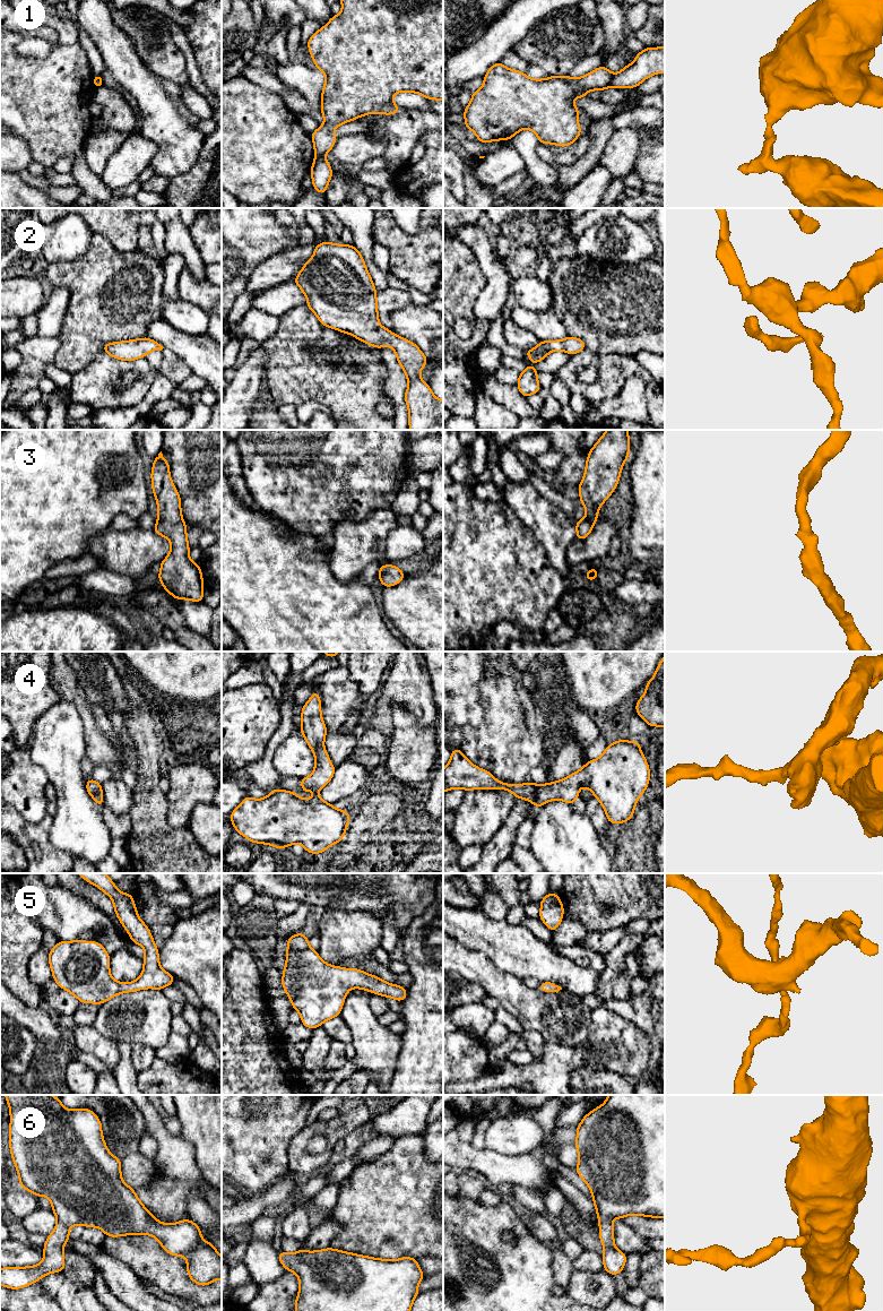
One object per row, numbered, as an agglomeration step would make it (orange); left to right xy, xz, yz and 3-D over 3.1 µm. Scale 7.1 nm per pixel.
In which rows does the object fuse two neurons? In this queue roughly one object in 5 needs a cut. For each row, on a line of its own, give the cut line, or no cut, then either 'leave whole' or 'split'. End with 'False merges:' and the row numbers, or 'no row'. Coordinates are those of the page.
1: yz (613, 75), (608, 86) | split
2: no cut | leave whole
3: no cut | leave whole
4: no cut | leave whole
5: no cut | leave whole
6: no cut | leave whole
False merges: 1

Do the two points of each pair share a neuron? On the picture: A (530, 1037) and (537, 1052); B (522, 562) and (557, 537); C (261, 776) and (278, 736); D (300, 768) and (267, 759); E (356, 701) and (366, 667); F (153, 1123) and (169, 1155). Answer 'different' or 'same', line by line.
A: same
B: different
C: same
D: different
E: different
F: same

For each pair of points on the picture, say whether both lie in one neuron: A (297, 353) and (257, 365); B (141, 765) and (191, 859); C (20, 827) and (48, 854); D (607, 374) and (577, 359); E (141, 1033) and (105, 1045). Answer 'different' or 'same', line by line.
A: different
B: same
C: same
D: same
E: different

